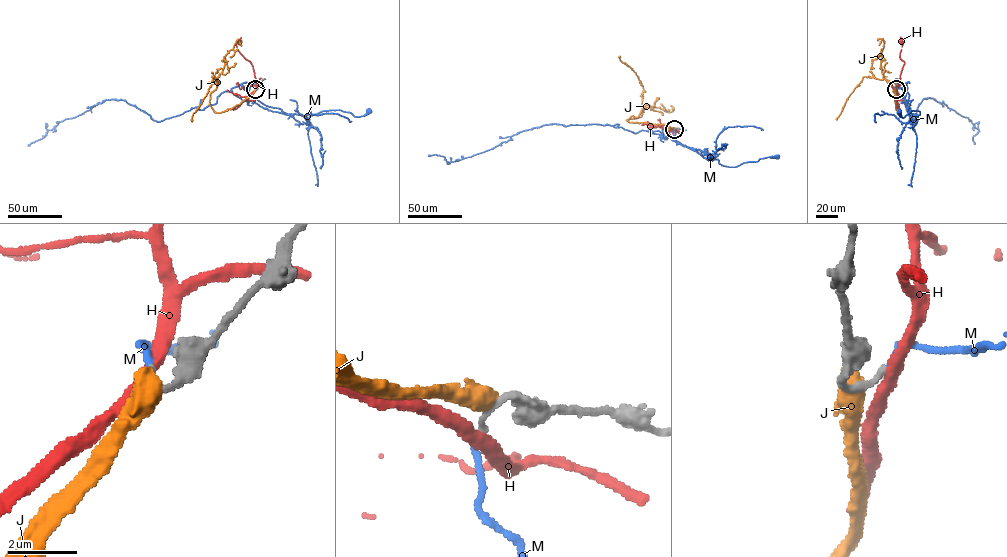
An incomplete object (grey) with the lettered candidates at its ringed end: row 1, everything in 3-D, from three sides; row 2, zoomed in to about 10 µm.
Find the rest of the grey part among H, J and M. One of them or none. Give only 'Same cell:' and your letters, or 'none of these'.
Same cell: M

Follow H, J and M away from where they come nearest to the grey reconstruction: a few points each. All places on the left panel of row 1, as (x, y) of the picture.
H: (255, 89), (253, 66), (238, 50), (236, 42), (239, 41)
J: (255, 90), (239, 104), (216, 113), (209, 105), (210, 93), (217, 86), (213, 77), (191, 121)
M: (255, 89), (251, 83), (248, 92), (300, 124), (307, 124), (311, 115), (323, 111), (359, 117), (369, 111)

